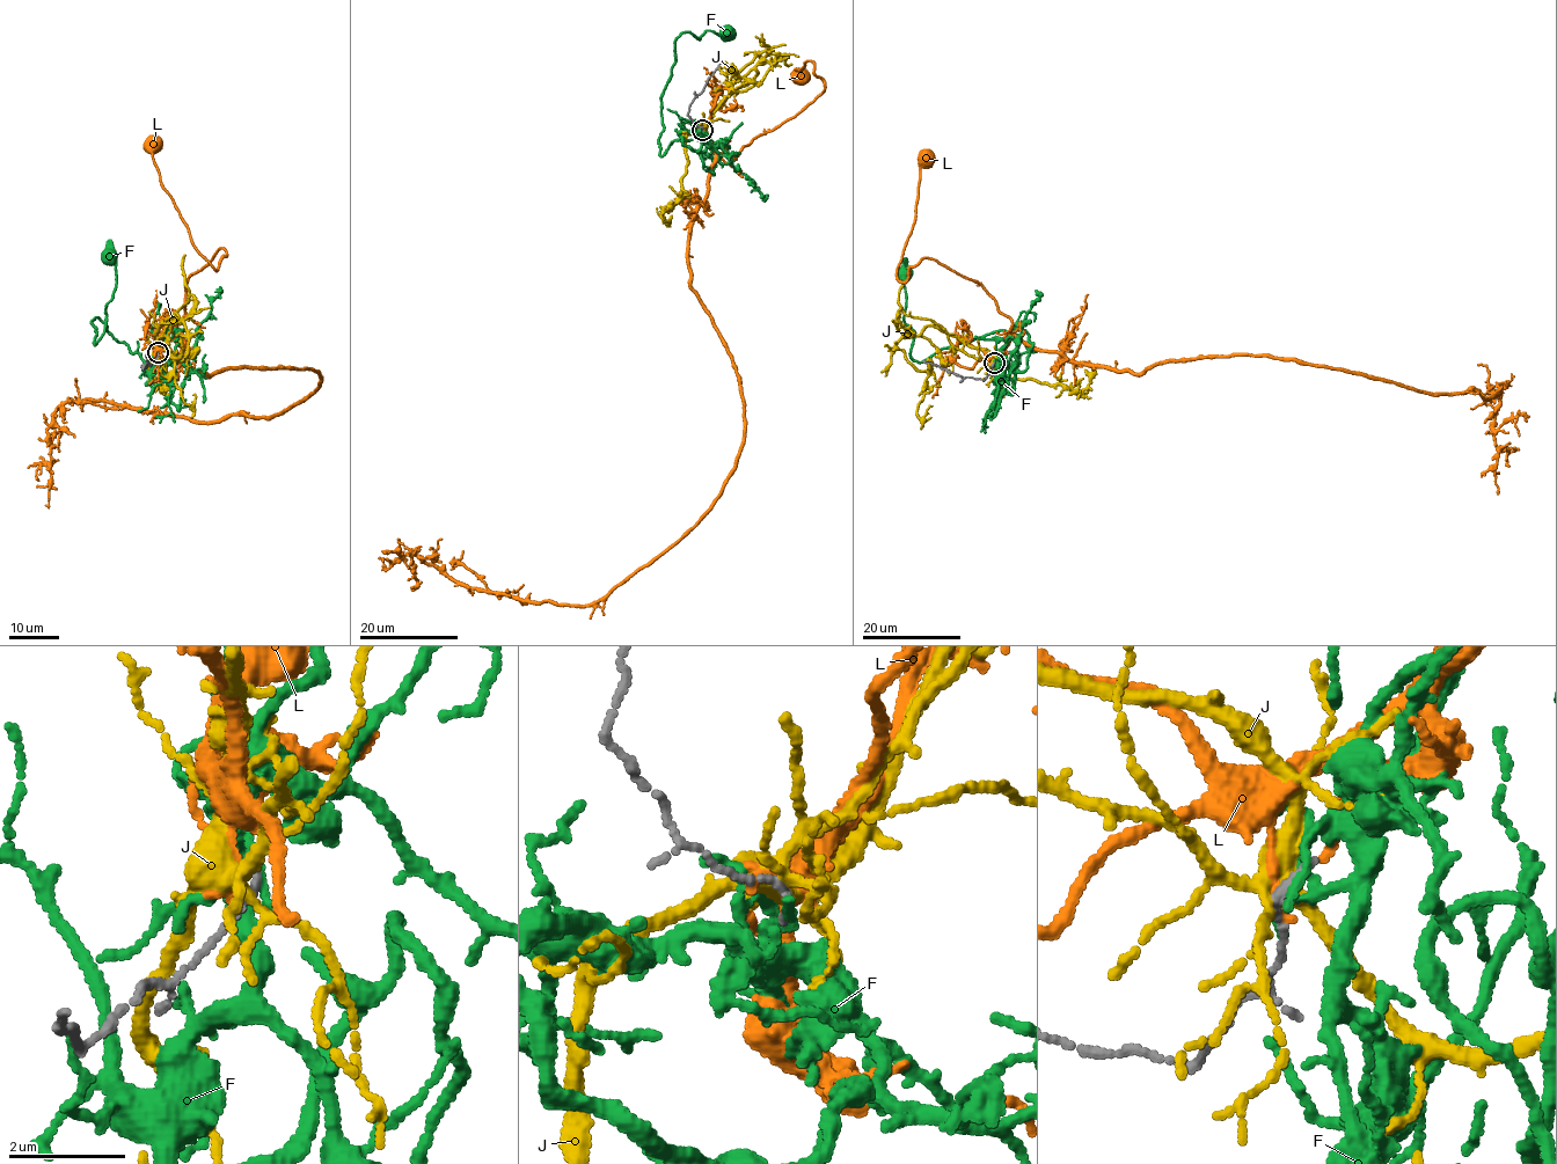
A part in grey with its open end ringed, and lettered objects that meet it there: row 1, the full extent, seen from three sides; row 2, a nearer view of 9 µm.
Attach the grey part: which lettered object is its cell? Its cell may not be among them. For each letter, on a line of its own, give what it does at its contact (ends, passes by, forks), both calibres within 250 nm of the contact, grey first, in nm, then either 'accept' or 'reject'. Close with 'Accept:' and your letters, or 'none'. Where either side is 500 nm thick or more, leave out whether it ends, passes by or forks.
F: it ends; calibres 140 and 140 nm; reject
J: it forks; calibres 150 and 240 nm; reject
L: it ends; calibres 140 and 150 nm; reject
Accept: none

